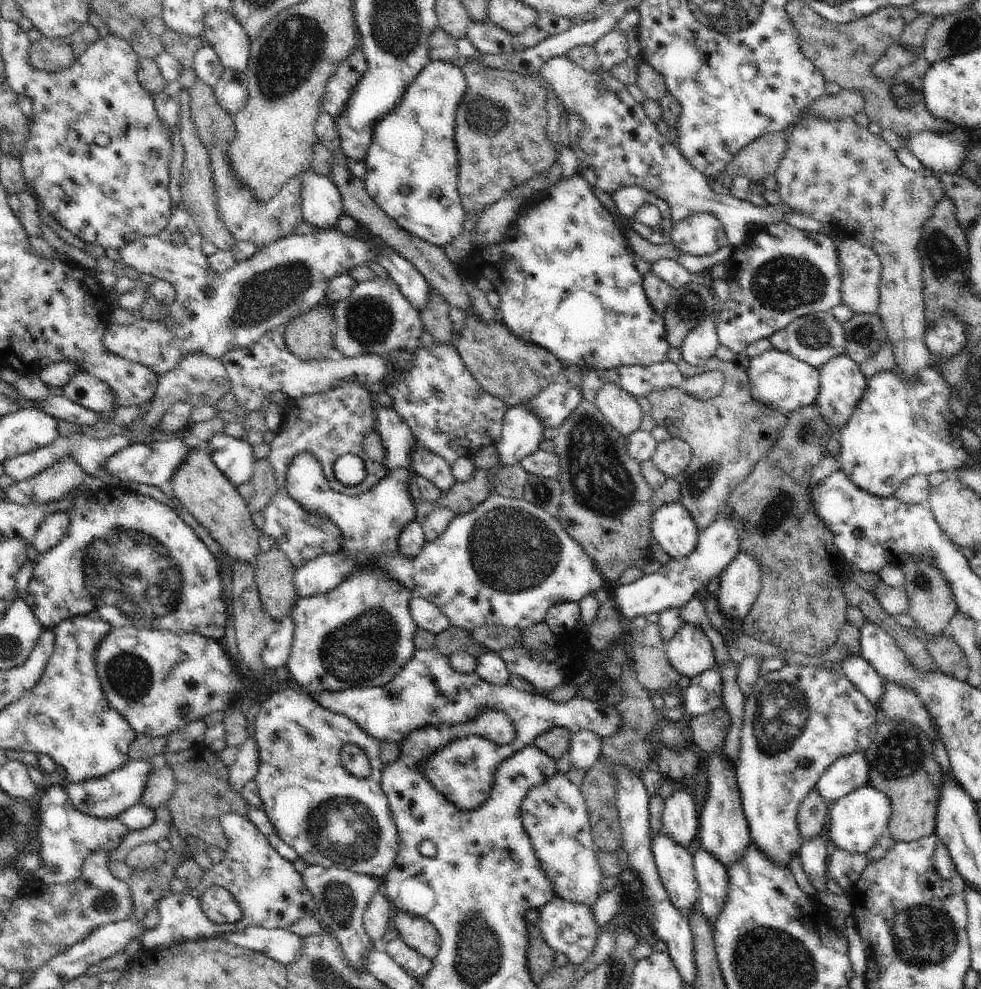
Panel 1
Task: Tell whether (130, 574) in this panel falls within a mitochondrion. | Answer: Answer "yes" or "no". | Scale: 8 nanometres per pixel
yes

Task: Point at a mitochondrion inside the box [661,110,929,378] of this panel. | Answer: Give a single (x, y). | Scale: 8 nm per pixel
(785, 284)

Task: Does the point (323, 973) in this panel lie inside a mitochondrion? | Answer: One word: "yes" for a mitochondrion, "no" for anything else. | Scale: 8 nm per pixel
yes

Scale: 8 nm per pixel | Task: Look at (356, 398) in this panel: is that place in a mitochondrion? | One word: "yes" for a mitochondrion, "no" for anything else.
no

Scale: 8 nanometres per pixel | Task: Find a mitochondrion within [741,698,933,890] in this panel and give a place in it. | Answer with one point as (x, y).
(899, 754)

